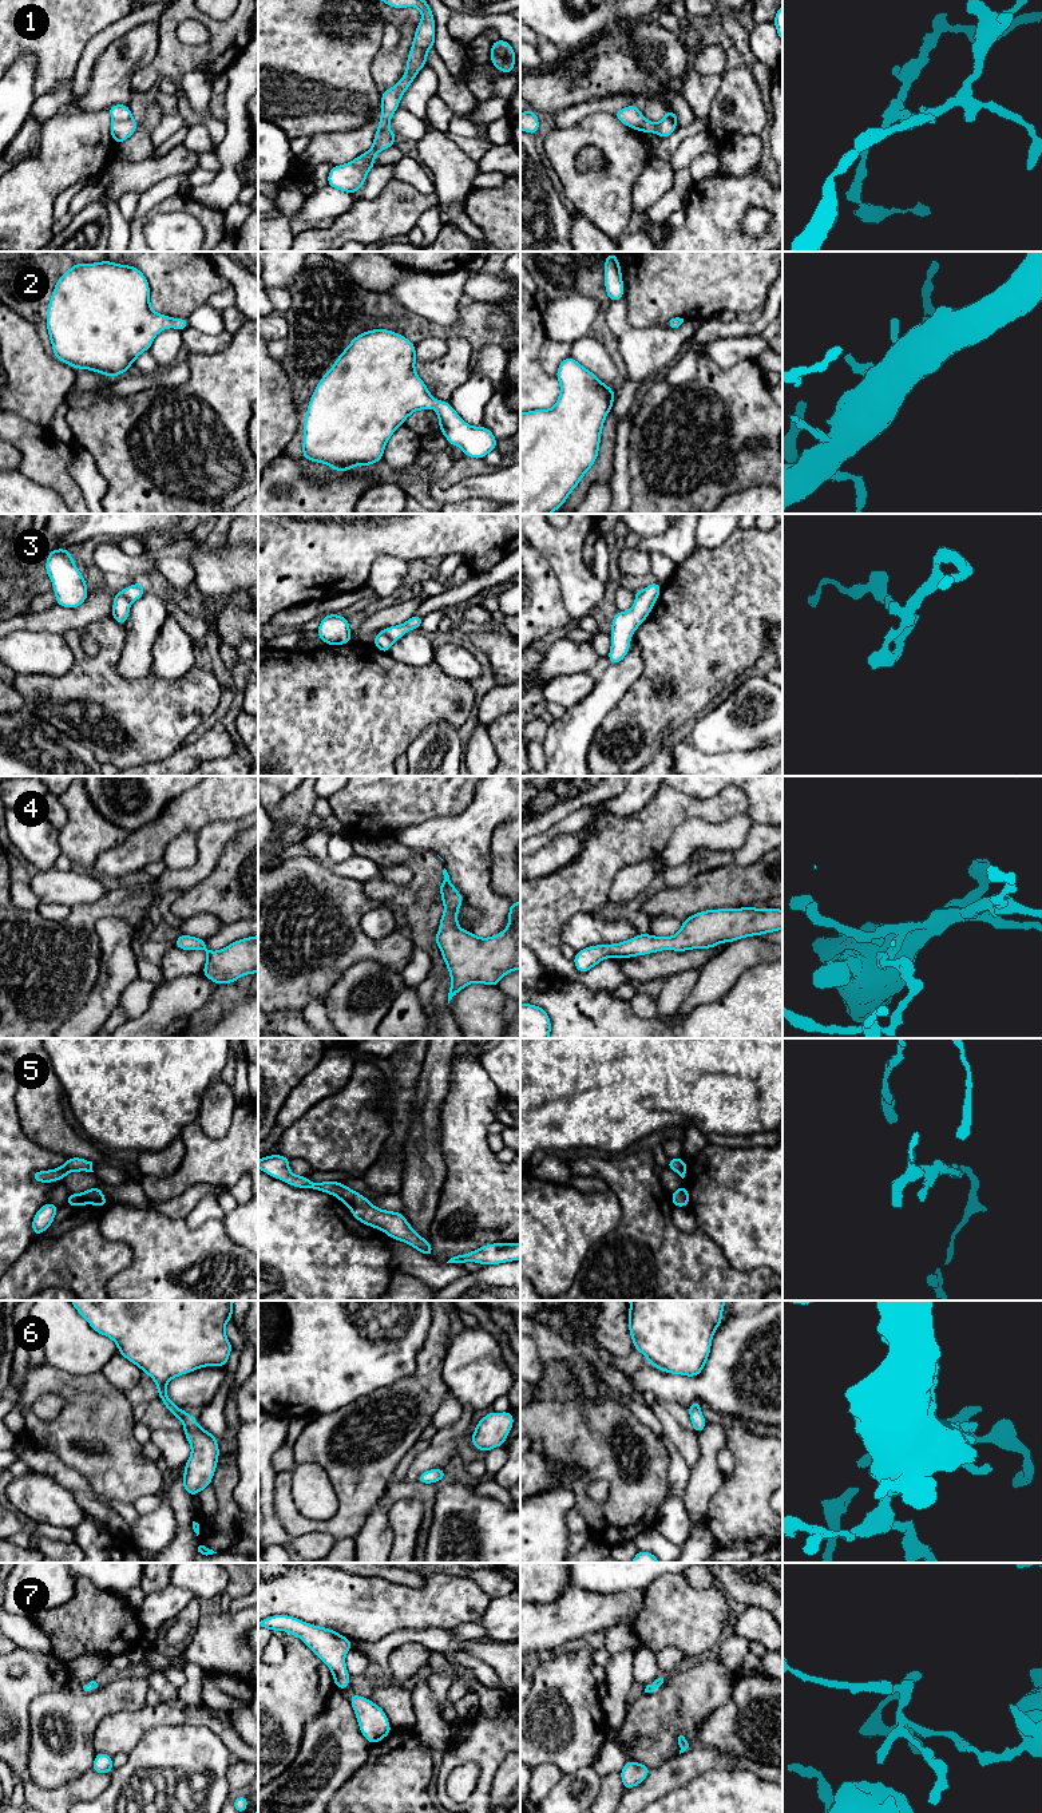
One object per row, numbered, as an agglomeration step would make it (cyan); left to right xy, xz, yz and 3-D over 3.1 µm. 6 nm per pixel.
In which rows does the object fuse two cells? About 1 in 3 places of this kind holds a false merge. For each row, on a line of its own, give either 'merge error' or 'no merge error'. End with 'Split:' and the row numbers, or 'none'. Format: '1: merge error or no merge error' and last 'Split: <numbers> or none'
1: merge error
2: no merge error
3: merge error
4: no merge error
5: no merge error
6: no merge error
7: no merge error
Split: 1, 3

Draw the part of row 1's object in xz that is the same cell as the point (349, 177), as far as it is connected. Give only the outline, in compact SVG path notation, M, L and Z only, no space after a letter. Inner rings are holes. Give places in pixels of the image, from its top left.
M377 130L373 146L367 153L345 165L332 166L328 174L328 186L356 195L356 191L364 186L369 170L376 166L375 155L393 145L389 131Z

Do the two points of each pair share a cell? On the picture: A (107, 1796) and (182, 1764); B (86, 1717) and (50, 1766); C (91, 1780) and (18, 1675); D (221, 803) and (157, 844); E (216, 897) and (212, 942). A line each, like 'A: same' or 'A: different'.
A: same
B: same
C: same
D: same
E: different

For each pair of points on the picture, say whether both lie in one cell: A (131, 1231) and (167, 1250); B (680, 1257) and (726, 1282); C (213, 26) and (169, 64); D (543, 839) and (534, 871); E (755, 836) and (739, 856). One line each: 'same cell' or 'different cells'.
A: same cell
B: same cell
C: same cell
D: different cells
E: same cell

